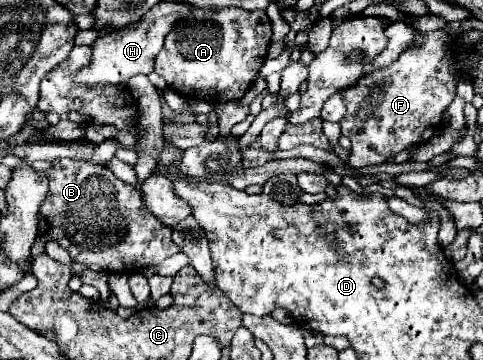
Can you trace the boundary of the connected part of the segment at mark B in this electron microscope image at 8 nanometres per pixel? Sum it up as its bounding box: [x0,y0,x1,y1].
[24,159,180,273]

